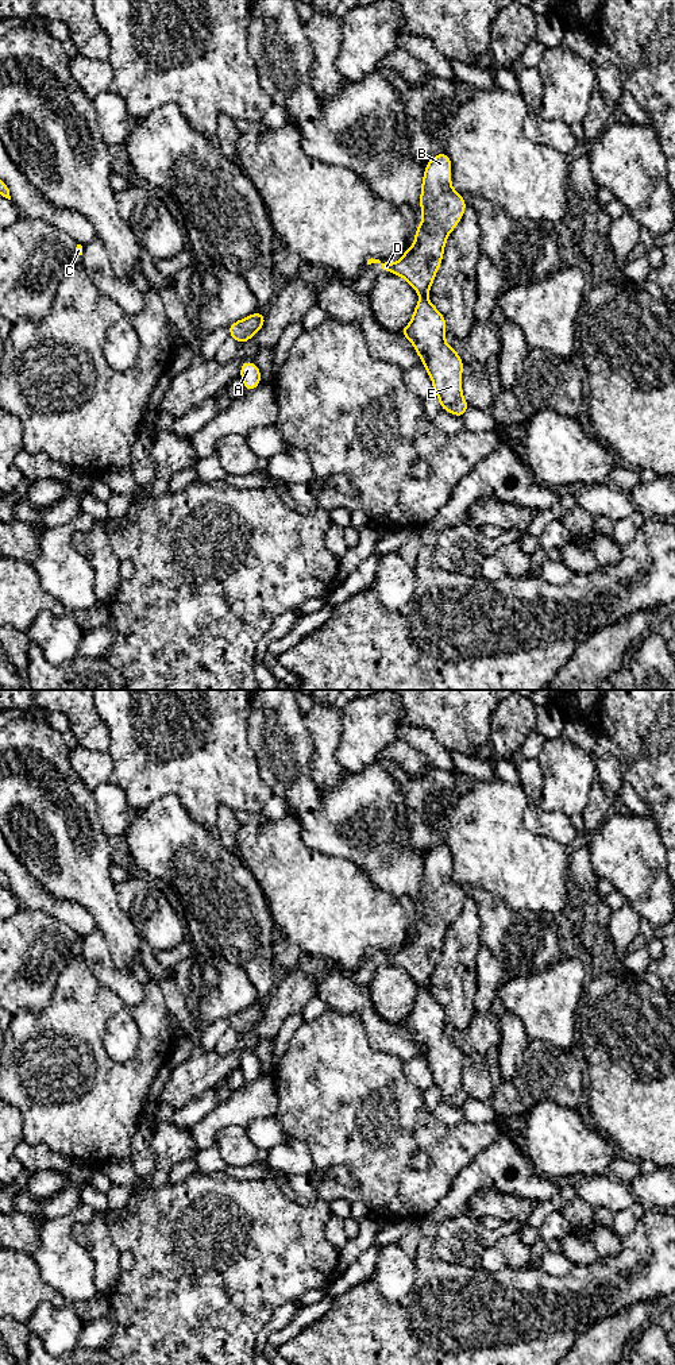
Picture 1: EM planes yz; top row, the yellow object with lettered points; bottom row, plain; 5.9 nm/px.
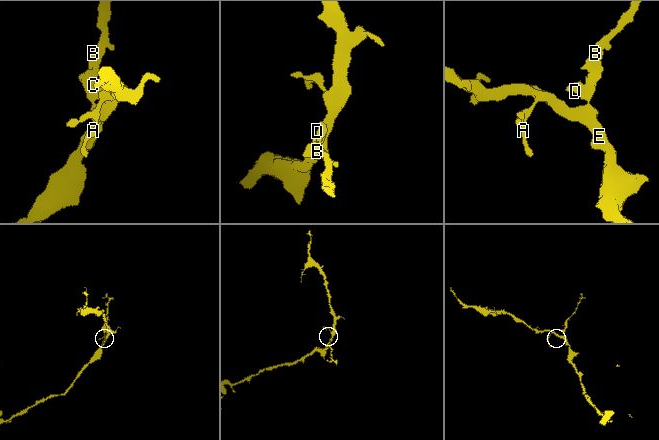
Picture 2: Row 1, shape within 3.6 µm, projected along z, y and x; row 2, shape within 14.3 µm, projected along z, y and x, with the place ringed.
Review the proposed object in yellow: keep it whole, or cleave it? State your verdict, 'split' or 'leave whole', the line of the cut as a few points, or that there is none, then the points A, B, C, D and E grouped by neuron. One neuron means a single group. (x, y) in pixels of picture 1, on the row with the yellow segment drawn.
split; cut yz (425, 295), (421, 297); groups A C E / B D

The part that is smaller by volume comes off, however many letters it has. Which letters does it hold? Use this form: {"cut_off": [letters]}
{"cut_off": ["B", "D"]}

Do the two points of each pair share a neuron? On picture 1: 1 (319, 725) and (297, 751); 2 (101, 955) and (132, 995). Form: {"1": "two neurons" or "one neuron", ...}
{"1": "two neurons", "2": "one neuron"}

